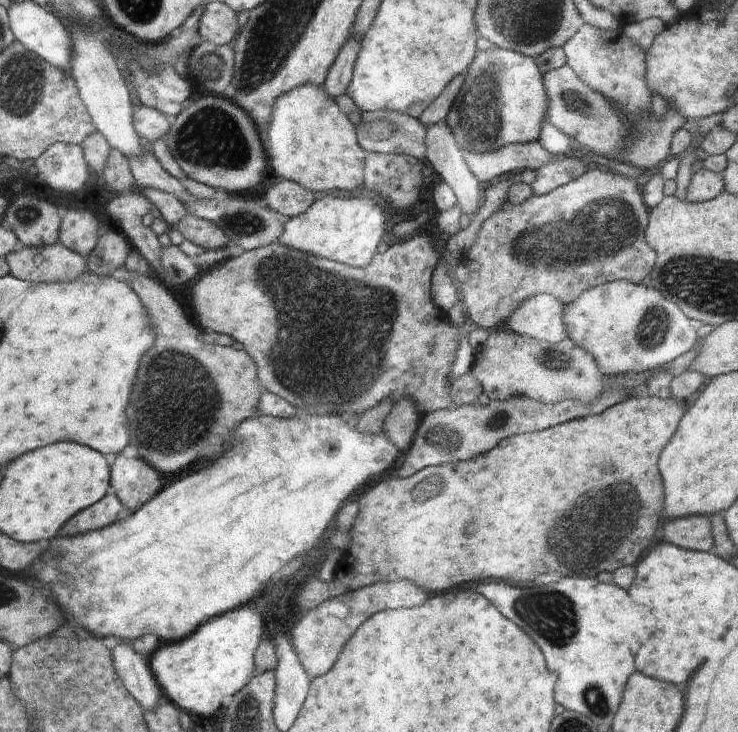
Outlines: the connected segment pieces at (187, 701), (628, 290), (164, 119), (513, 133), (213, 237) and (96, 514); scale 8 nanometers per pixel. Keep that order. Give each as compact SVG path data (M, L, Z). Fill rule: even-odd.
M248 606L236 608L236 612L226 612L226 616L210 620L210 624L202 624L194 636L154 650L148 665L163 696L170 702L192 714L214 714L224 696L232 696L250 683L254 674L252 652L262 632L264 622L260 612Z
M627 280L606 283L602 288L594 288L594 292L586 292L586 296L578 300L578 304L570 304L570 312L566 312L566 324L570 324L570 334L566 336L578 346L582 346L588 354L592 354L598 368L601 368L602 374L606 376L632 376L657 369L672 363L699 342L698 334L692 328L692 320L680 314L678 308L670 304L670 300L662 298L656 287L630 284Z
M143 103L132 106L132 120L139 136L150 143L165 137L166 132L170 130L171 118L154 108L144 106Z
M492 47L478 51L478 60L469 66L466 82L456 95L445 118L454 131L458 145L472 152L494 152L508 144L534 142L546 117L548 96L544 75L534 57Z
M190 211L182 220L178 220L173 228L178 230L186 240L194 242L196 246L202 246L205 251L220 250L230 244L228 236L214 222L198 218Z
M113 493L106 495L104 499L100 499L93 506L85 508L84 511L77 512L72 519L69 519L61 530L62 536L72 538L74 534L78 536L78 534L84 534L84 532L102 530L118 518L118 512L122 508L124 506L118 502L116 495Z

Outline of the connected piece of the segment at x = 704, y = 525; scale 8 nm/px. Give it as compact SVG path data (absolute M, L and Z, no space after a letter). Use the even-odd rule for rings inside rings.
M687 516L686 518L666 519L662 525L662 536L668 543L691 551L708 553L712 550L712 526L709 516Z

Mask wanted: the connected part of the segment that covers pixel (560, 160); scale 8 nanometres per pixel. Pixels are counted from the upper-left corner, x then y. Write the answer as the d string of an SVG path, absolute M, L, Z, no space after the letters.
M554 155L546 164L537 168L537 176L531 184L533 194L544 196L556 187L567 185L574 179L580 178L584 174L584 166L577 159L577 155Z

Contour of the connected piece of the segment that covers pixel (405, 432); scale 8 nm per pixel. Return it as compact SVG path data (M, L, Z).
M402 398L393 403L392 410L384 420L383 431L389 436L390 442L397 445L398 450L408 450L416 428L422 416L416 412L416 406L410 398Z

